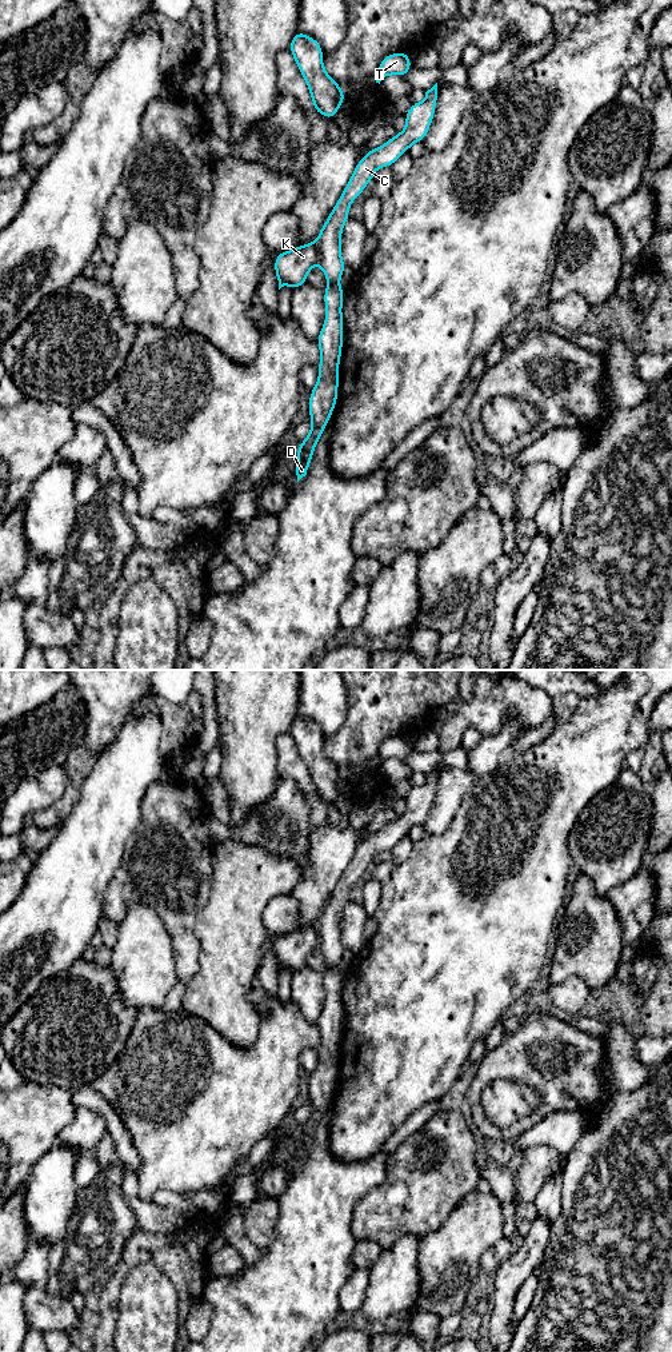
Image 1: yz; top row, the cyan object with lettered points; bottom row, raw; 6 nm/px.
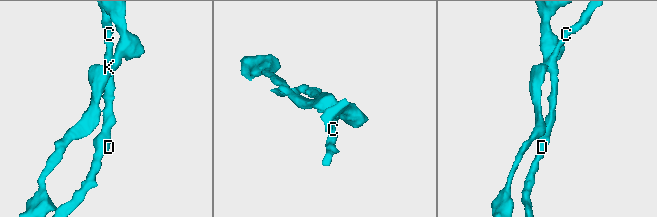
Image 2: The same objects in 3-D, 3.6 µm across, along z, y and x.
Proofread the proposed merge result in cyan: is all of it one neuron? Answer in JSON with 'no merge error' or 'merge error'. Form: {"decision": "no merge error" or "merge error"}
{"decision": "merge error"}

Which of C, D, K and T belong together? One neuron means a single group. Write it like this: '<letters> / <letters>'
C D / K T

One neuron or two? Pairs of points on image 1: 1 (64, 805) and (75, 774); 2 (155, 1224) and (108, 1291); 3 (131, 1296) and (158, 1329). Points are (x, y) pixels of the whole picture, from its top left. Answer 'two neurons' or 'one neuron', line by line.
1: one neuron
2: two neurons
3: one neuron

